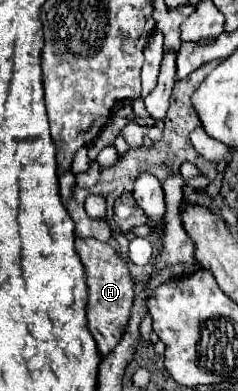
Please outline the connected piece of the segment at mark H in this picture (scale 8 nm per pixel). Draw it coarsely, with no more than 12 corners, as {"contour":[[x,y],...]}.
{"contour":[[76,238],[88,326],[108,356],[126,332],[134,284],[110,244]]}

